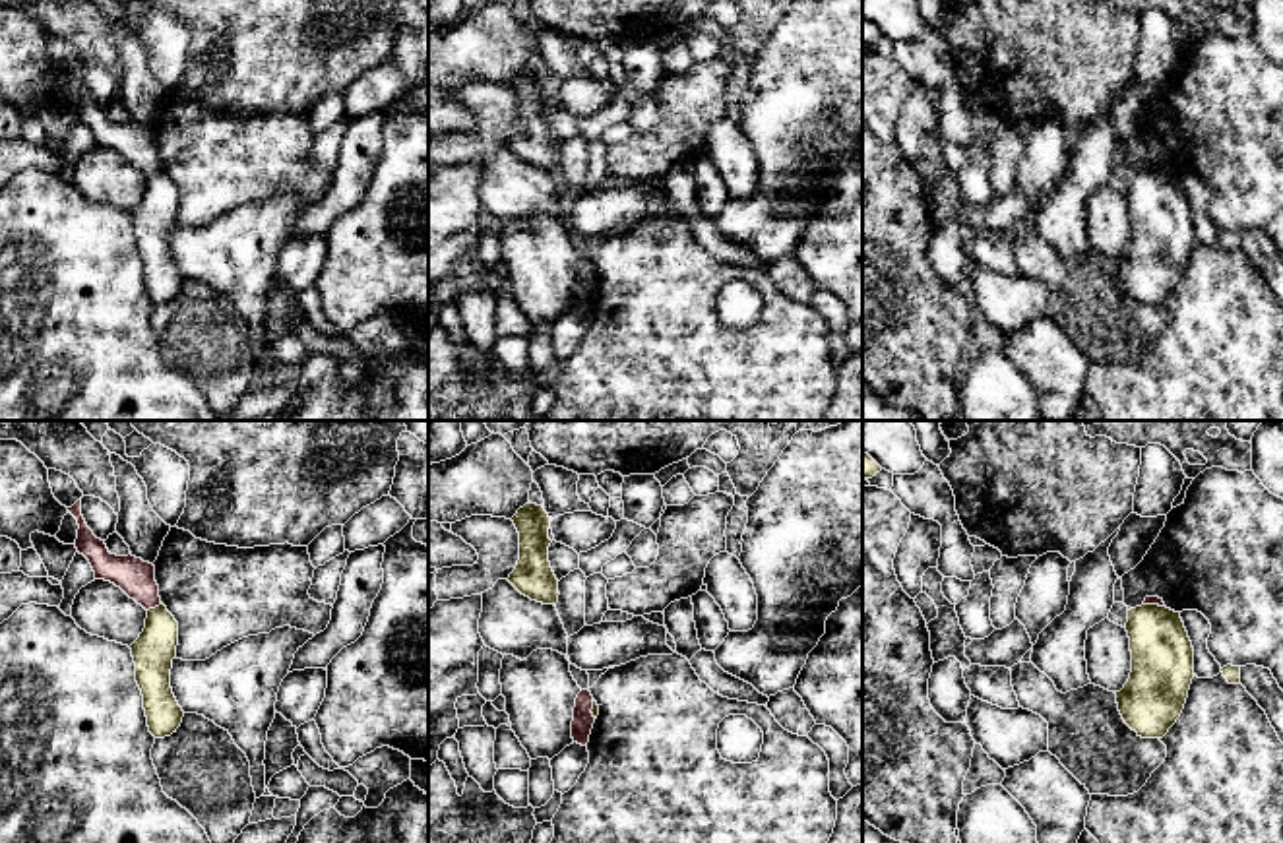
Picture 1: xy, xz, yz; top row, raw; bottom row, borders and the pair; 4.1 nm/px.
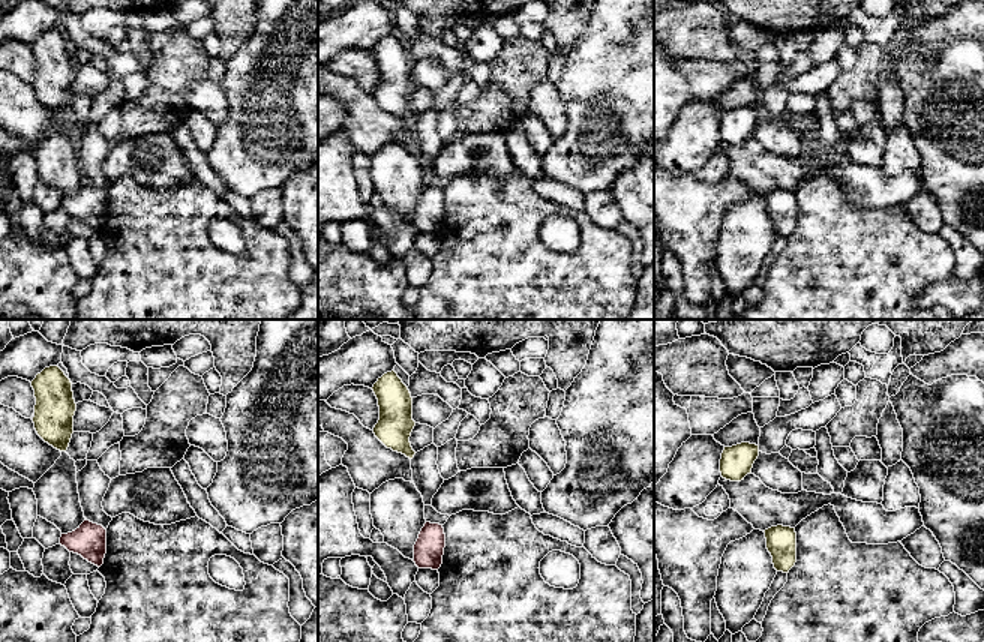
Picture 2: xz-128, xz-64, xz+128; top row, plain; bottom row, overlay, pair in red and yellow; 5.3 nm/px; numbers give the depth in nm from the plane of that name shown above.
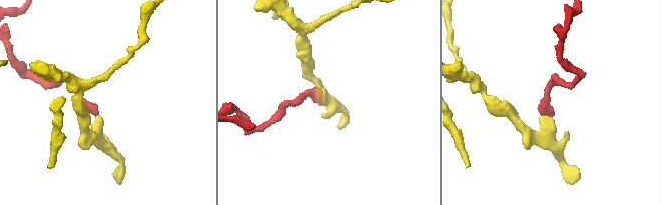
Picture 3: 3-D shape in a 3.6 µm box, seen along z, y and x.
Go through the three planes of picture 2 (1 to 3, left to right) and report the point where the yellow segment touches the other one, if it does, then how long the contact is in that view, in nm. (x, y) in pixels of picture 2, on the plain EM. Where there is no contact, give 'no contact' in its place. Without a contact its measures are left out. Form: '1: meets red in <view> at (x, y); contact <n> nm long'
1: no contact
2: no contact
3: no contact

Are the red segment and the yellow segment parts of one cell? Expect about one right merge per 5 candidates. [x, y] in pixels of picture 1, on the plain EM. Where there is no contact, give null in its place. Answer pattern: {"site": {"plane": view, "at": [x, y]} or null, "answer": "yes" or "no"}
{"site": {"plane": "xy", "at": [154, 173]}, "answer": "no"}

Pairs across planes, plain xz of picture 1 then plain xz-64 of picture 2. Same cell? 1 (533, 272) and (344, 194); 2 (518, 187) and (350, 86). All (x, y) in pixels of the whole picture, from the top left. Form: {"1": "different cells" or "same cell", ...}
{"1": "different cells", "2": "same cell"}

